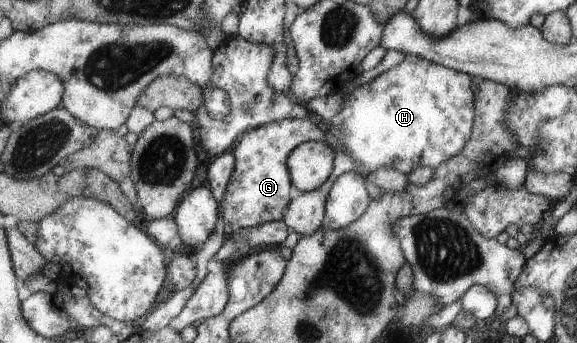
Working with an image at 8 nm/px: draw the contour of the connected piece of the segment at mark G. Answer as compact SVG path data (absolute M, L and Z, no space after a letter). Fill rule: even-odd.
M307 117L270 122L241 135L233 150L235 166L221 204L221 216L227 228L237 225L239 229L249 229L267 221L283 220L292 201L287 159L296 146L307 141L325 141L337 149L333 139Z

